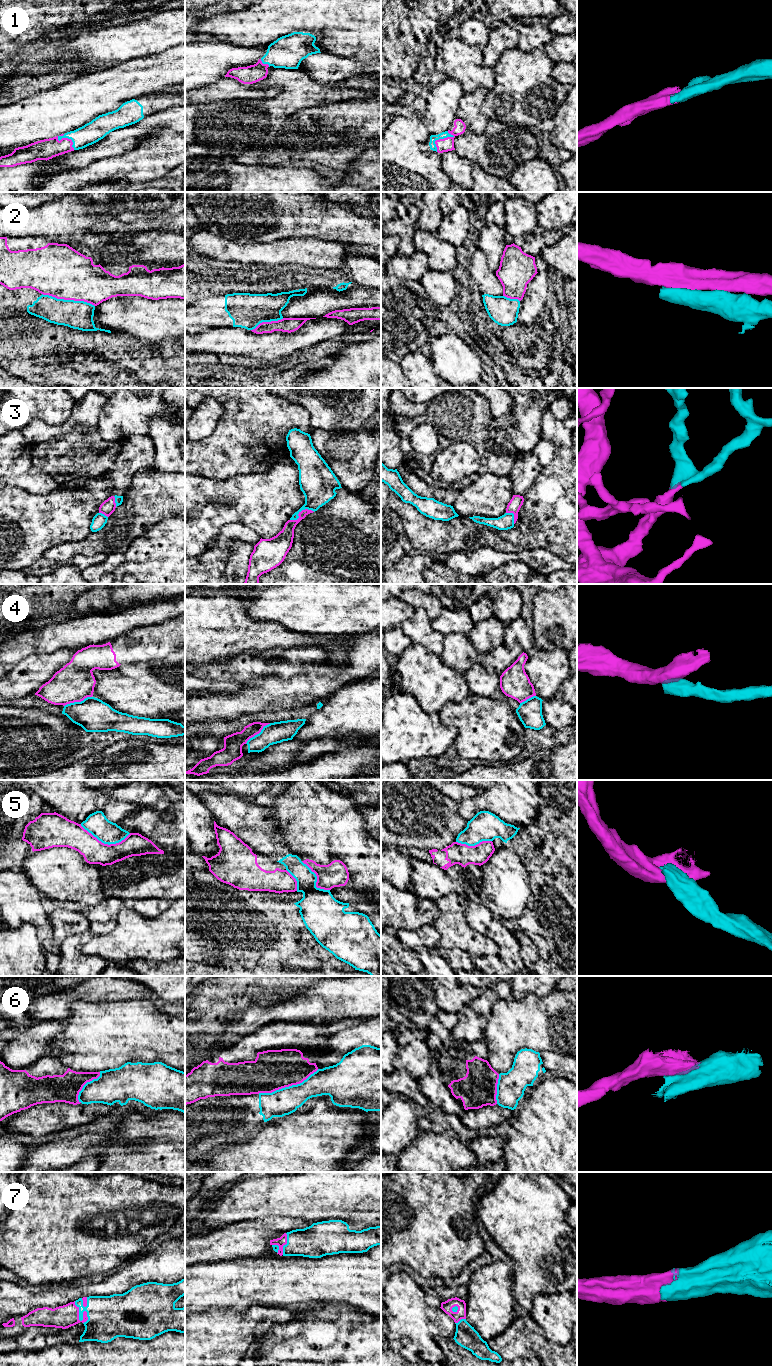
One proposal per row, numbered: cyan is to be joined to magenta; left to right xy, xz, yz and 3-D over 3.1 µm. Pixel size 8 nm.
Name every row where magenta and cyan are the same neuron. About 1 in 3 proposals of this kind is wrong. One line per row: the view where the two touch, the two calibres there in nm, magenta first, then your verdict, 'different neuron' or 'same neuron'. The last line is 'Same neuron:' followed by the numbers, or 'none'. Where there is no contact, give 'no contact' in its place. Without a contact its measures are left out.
1: contact in yz; calibres 110 and 60 nm; same neuron
2: contact in xy; calibres 420 and 220 nm; different neuron
3: contact in xz; calibres 140 and 260 nm; same neuron
4: contact in xy; calibres 300 and 280 nm; different neuron
5: contact in xy; calibres 190 and 180 nm; different neuron
6: contact in xz; calibres 320 and 220 nm; different neuron
7: contact in xy; calibres 180 and 340 nm; same neuron
Same neuron: 1, 3, 7

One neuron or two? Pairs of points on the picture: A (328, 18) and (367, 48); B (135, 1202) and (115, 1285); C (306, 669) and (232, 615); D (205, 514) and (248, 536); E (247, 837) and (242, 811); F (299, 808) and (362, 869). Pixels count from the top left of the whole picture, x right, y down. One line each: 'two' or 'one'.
A: one
B: two
C: two
D: two
E: one
F: one

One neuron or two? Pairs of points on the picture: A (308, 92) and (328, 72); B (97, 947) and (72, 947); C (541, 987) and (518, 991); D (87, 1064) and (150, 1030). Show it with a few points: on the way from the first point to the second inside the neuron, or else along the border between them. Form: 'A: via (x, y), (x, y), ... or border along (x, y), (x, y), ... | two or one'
A: border along (299, 68), (315, 80), (329, 85) | two
B: border along (96, 934), (81, 951), (103, 958) | two
C: via (535, 987), (524, 987) | one
D: via (103, 1048), (124, 1031), (134, 1031) | one

